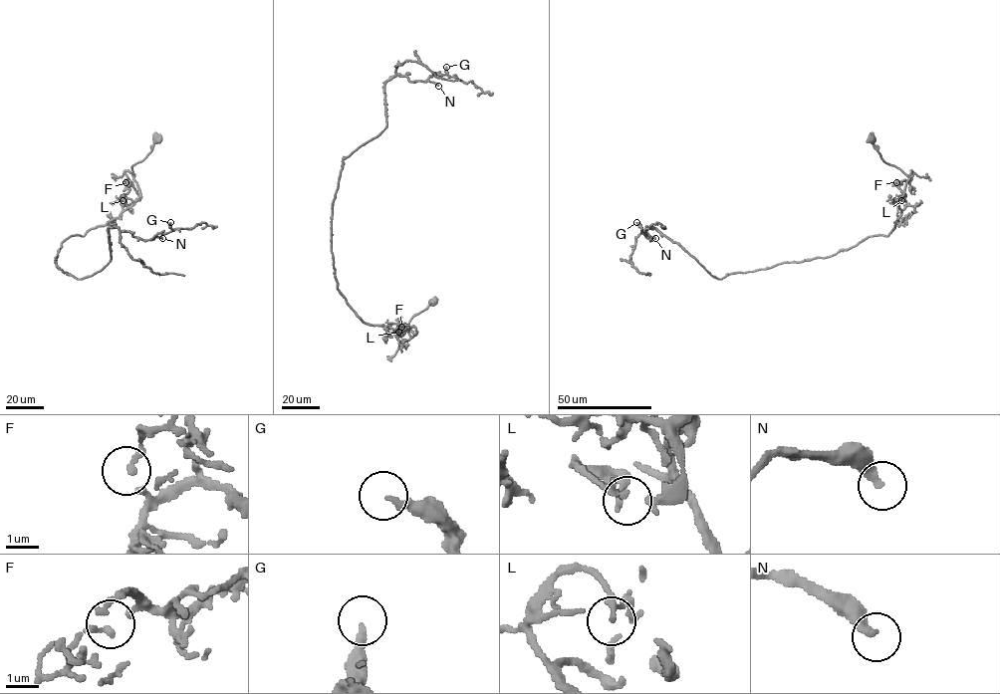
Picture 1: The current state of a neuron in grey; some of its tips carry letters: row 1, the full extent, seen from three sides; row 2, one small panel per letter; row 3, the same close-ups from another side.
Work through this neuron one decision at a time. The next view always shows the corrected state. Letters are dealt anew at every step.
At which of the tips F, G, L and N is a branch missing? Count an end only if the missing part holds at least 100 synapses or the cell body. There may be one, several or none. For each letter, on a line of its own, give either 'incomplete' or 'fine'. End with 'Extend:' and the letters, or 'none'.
F: fine
G: fine
L: fine
N: incomplete
Extend: N

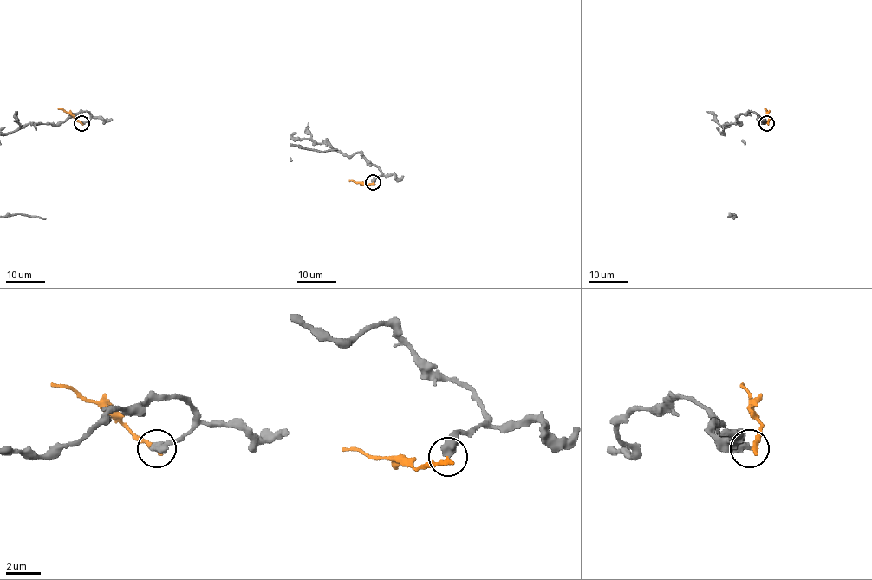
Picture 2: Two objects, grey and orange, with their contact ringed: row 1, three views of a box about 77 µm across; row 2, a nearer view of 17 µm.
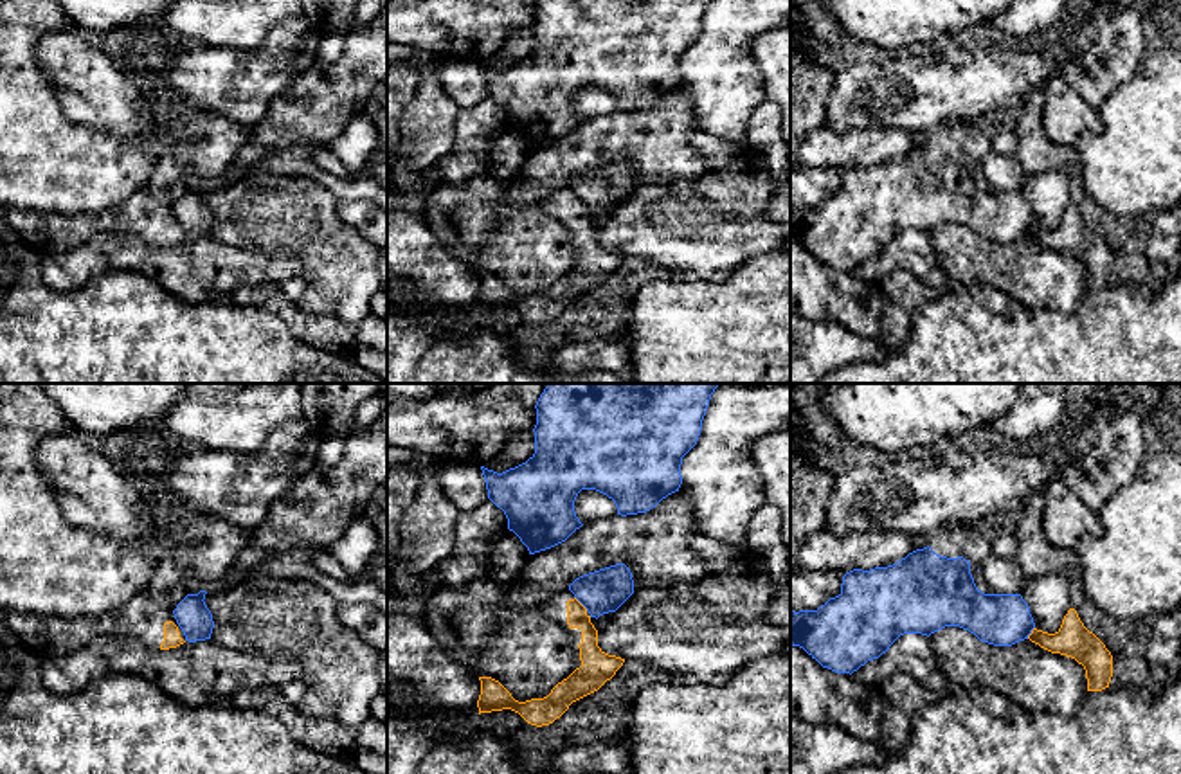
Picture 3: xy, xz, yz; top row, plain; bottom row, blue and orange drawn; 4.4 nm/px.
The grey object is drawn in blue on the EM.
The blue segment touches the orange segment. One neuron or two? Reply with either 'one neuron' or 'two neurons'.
two neurons

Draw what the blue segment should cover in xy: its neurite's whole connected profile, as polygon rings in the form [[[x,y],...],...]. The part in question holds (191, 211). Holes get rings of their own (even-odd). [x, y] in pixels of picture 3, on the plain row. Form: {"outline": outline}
{"outline": [[[205,187],[187,191],[173,207],[176,220],[189,239],[211,236],[214,218],[203,198],[205,191]]]}

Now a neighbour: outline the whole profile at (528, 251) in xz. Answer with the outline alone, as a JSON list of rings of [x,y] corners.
[[[675,88],[646,110],[614,112],[583,121],[565,139],[531,151],[506,184],[493,230],[486,243],[473,250],[470,268],[499,277],[518,299],[547,293],[558,279],[581,263],[581,257],[578,241],[571,238],[560,220],[540,207],[540,202],[567,189],[576,175],[616,160],[630,166],[634,189],[697,180],[709,171],[706,157],[690,144],[697,130],[690,94]]]

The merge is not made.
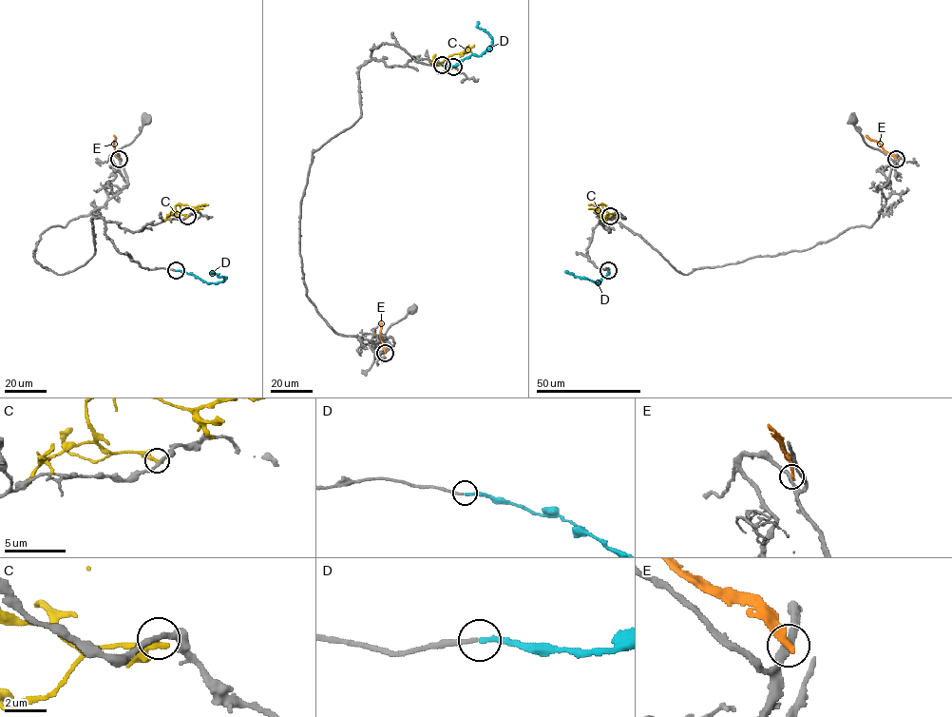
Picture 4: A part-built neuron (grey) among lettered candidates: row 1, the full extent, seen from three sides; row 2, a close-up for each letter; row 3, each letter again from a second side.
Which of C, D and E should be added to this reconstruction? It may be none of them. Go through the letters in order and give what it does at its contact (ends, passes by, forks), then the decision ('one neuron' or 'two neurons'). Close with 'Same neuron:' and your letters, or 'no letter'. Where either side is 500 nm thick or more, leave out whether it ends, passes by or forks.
C: it ends; two neurons
D: it ends; one neuron
E: it ends; two neurons
Same neuron: D

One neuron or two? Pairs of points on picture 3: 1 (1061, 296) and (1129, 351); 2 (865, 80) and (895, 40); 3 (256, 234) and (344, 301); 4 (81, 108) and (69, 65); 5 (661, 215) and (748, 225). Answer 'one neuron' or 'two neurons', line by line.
1: two neurons
2: two neurons
3: one neuron
4: one neuron
5: one neuron

